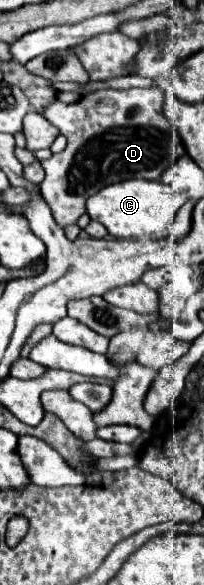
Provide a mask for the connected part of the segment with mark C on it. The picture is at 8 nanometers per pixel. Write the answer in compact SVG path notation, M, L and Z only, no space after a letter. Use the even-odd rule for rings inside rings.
M163 176L157 181L149 180L123 180L111 186L101 188L87 200L87 214L91 220L101 222L111 236L115 238L163 238L163 230L173 222L179 208L187 202L183 192L175 188L173 176ZM164 183L164 184L163 184Z

